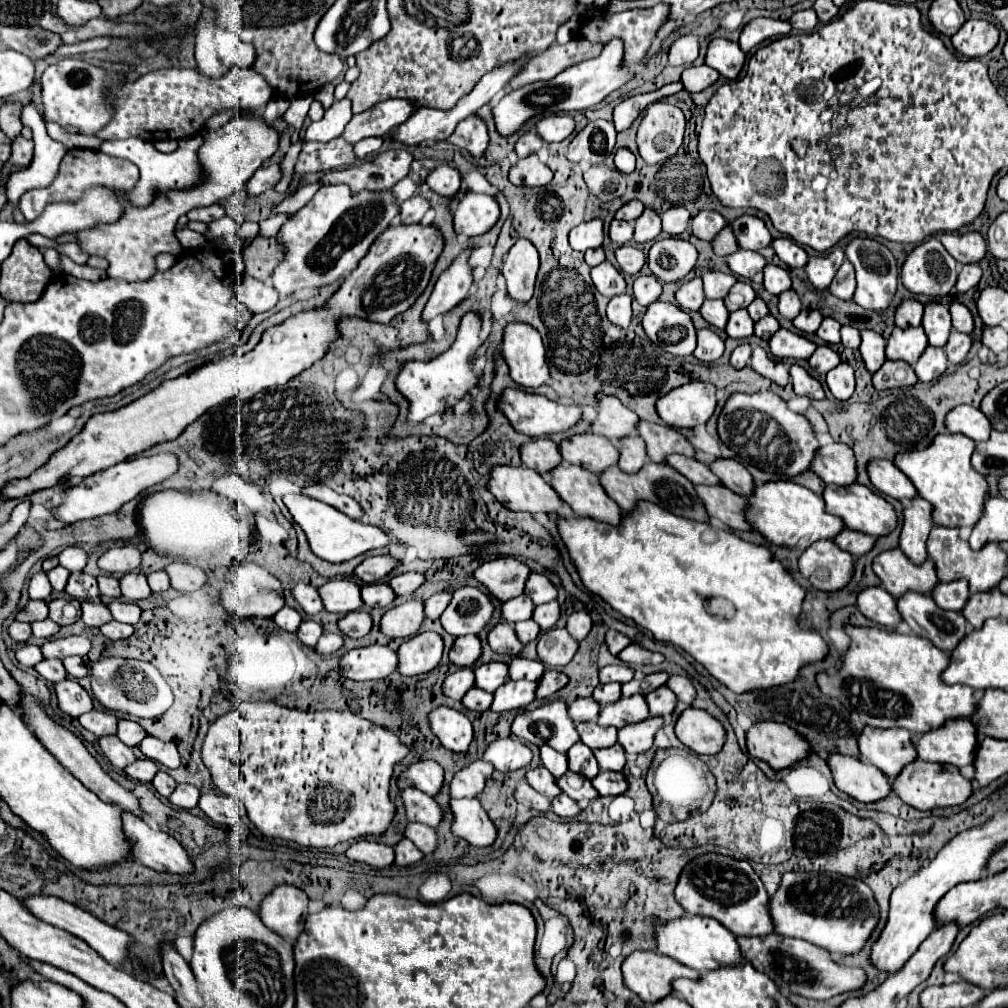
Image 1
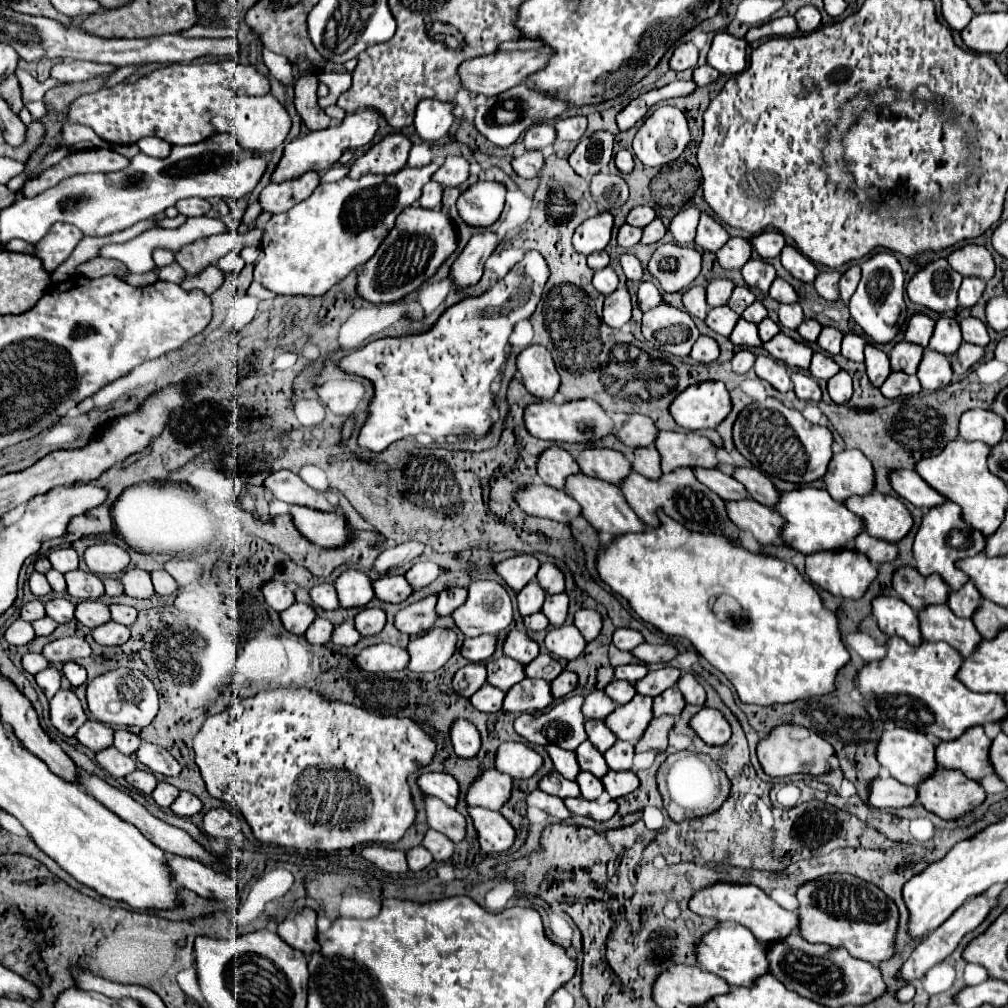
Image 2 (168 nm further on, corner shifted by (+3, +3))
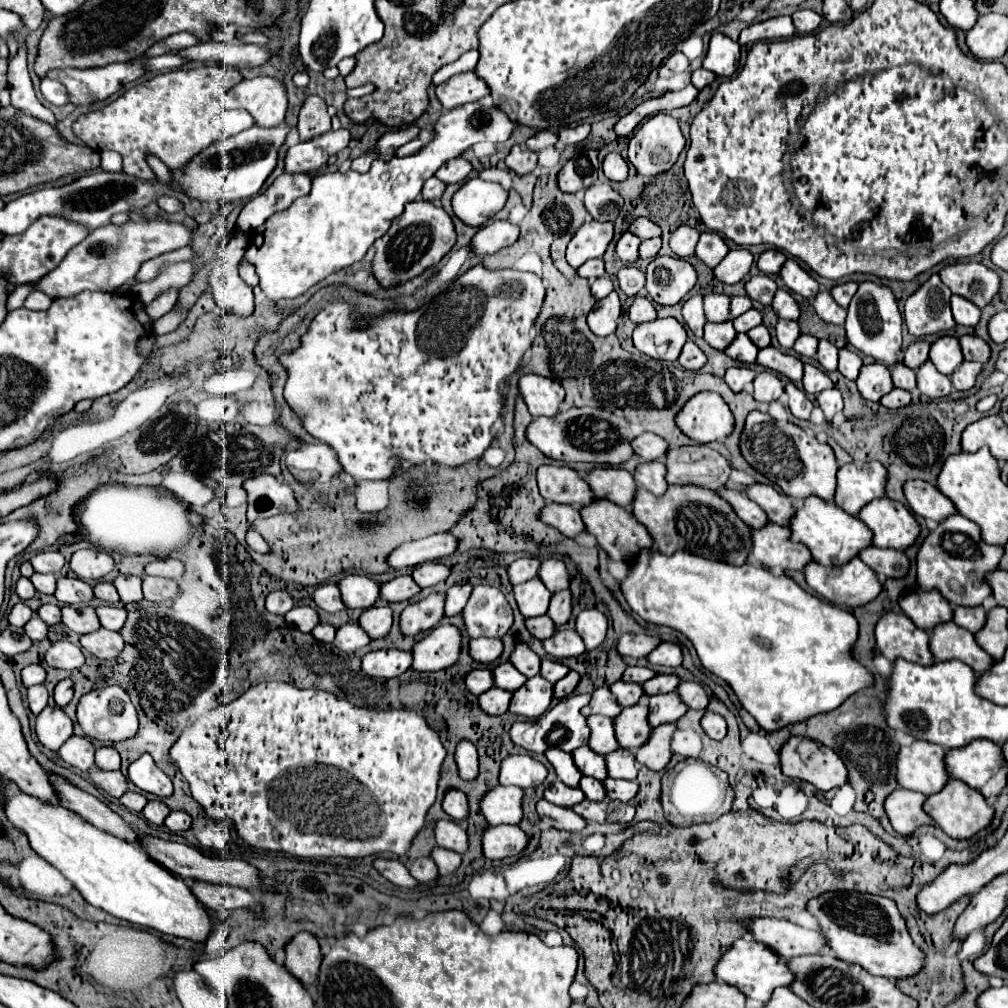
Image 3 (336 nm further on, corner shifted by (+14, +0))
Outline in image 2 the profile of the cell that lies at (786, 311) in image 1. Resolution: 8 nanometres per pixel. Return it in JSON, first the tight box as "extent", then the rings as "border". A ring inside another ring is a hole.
{"extent":[779,304,803,330],"border":[[[781,304],[779,306],[779,320],[783,326],[795,330],[803,322],[803,310],[799,304]]]}

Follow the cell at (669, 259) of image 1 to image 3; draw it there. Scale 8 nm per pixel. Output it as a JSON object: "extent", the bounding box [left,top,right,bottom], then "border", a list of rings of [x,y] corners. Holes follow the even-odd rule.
{"extent":[646,257,696,307],"border":[[[656,257],[646,271],[648,295],[654,303],[664,307],[684,301],[696,281],[696,269],[678,257]]]}

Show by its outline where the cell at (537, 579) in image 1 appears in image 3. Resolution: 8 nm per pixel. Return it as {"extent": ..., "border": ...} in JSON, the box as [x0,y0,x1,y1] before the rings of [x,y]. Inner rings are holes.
{"extent":[538,559,570,593],"border":[[[546,559],[546,561],[542,561],[538,577],[544,581],[544,585],[552,593],[570,587],[570,575],[568,575],[566,563],[562,559]]]}

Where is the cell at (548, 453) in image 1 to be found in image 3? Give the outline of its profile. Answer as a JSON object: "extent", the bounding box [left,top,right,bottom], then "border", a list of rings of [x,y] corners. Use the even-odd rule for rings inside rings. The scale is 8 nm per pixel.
{"extent":[538,465,596,505],"border":[[[544,465],[538,469],[538,487],[546,503],[590,505],[596,497],[590,485],[568,465]]]}

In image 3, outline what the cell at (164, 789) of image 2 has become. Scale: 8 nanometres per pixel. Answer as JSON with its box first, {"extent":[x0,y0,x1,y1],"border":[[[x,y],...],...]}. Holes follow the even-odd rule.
{"extent":[142,799,170,825],"border":[[[156,799],[148,801],[148,805],[142,811],[144,819],[152,825],[164,825],[164,819],[168,817],[168,813],[170,813],[170,809],[162,801],[156,801]]]}

